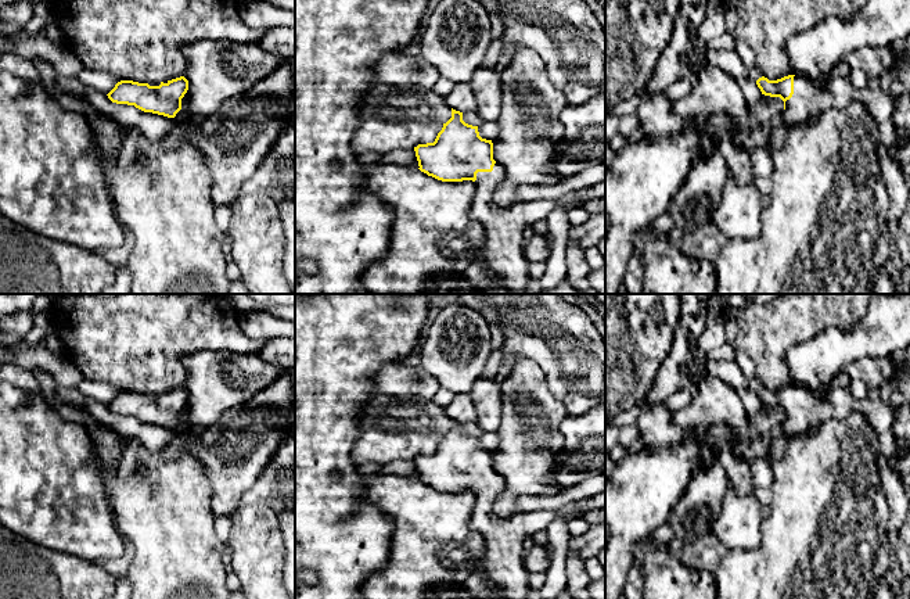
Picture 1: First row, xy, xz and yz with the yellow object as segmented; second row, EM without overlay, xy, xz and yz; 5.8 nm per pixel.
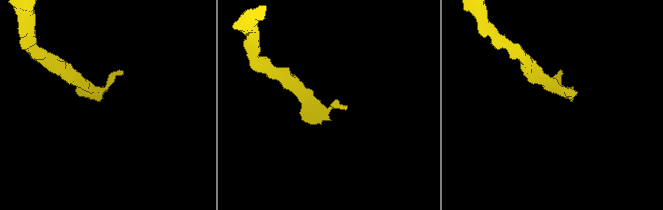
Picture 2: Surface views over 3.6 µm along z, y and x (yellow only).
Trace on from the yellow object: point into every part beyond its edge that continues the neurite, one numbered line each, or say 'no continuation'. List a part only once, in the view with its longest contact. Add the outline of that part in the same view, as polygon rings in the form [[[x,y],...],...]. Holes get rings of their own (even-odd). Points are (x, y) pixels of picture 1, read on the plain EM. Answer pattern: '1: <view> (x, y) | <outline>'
1: yz (809, 409) | [[[794,387],[794,405],[785,412],[781,426],[784,435],[792,437],[826,420],[844,420],[852,412],[862,413],[870,422],[880,441],[880,453],[892,459],[898,445],[893,405],[881,399],[856,399],[845,387],[831,387],[821,394]]]

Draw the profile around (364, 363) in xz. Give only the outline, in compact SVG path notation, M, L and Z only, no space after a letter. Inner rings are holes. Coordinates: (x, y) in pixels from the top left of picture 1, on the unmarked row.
M295 294L295 599L364 599L362 584L378 573L388 563L389 542L393 534L393 520L380 507L366 503L367 485L352 459L352 451L359 438L362 409L371 401L375 390L373 376L385 365L402 363L417 354L422 334L421 327L428 323L434 309L432 294Z

